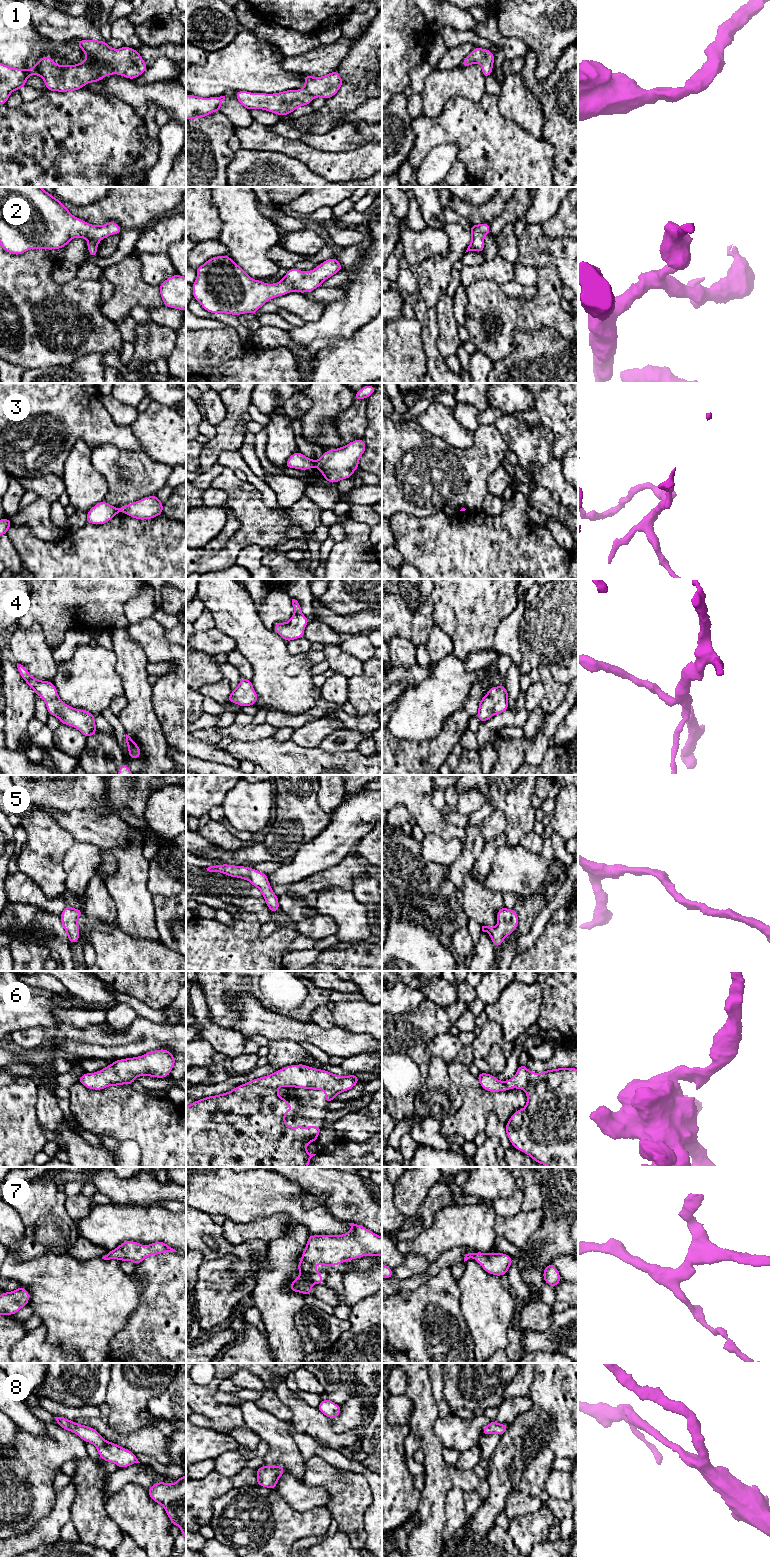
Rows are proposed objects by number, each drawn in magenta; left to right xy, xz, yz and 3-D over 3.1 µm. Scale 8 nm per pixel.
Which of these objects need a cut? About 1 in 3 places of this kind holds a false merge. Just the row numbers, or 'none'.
3

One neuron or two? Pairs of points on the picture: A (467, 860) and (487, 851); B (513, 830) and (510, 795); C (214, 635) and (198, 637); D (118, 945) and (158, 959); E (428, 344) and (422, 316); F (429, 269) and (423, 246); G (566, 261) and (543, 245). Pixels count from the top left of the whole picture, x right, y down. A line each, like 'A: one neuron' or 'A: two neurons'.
A: two neurons
B: one neuron
C: one neuron
D: one neuron
E: one neuron
F: two neurons
G: one neuron

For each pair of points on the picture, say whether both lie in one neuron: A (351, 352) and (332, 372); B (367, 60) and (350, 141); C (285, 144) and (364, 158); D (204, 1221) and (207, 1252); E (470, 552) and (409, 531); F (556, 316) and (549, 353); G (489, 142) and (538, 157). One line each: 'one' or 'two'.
A: one
B: two
C: one
D: one
E: one
F: two
G: one

